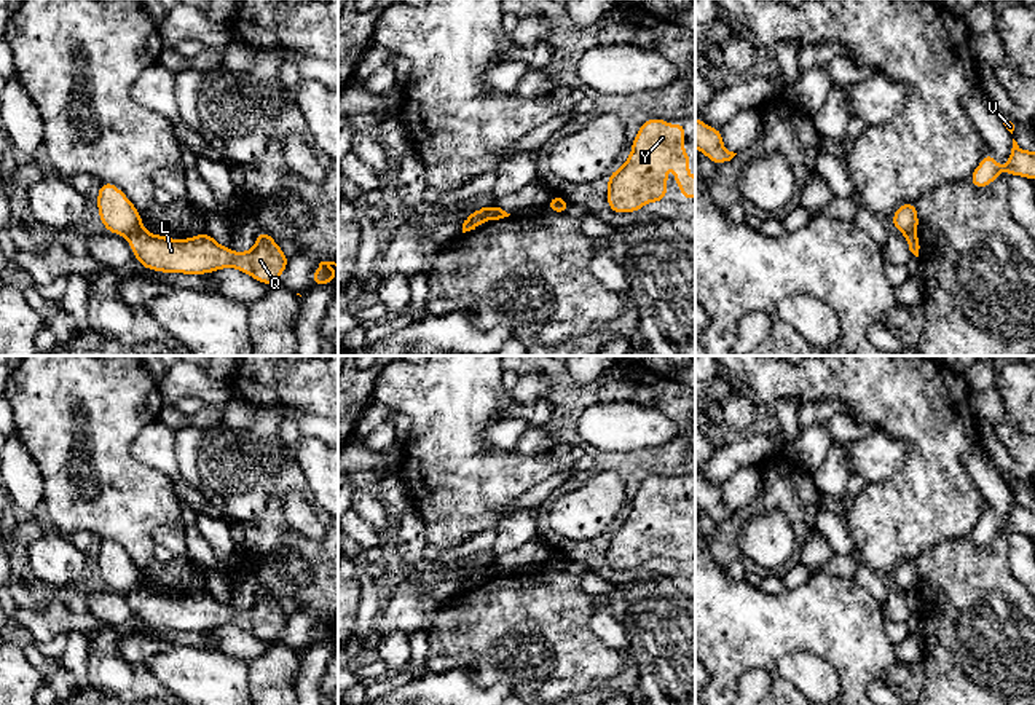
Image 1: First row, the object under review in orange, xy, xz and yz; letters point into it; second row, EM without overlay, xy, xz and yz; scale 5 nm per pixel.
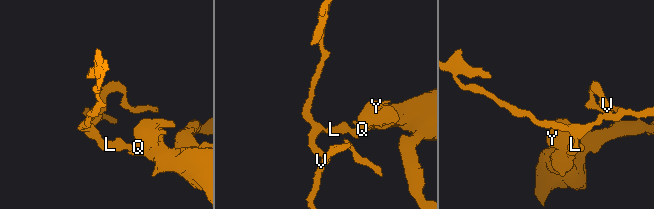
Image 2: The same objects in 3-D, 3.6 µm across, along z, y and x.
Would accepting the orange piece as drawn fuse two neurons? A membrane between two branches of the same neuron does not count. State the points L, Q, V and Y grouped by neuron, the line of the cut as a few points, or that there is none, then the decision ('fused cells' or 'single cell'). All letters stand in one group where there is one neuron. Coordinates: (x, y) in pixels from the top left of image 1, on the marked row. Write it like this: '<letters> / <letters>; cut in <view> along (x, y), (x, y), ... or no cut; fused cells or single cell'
L Q Y / V; cut in xy along (141, 225), (126, 236); fused cells

